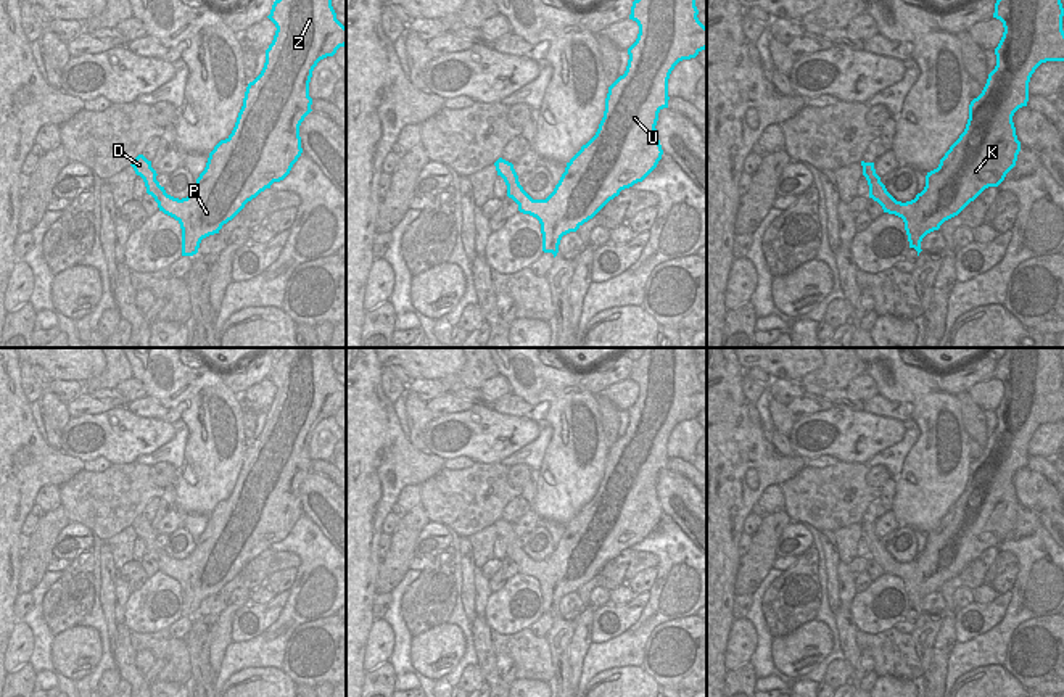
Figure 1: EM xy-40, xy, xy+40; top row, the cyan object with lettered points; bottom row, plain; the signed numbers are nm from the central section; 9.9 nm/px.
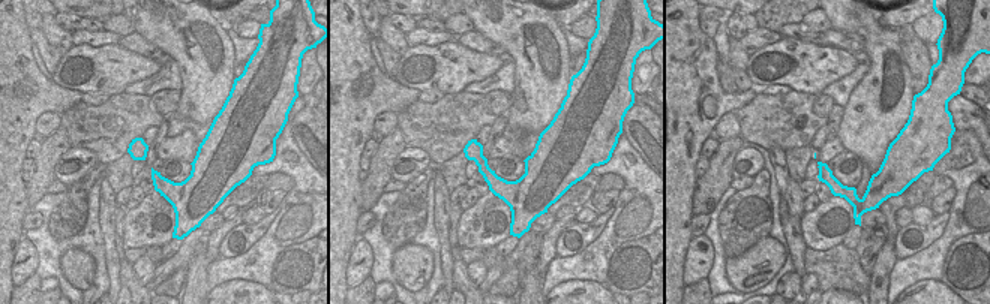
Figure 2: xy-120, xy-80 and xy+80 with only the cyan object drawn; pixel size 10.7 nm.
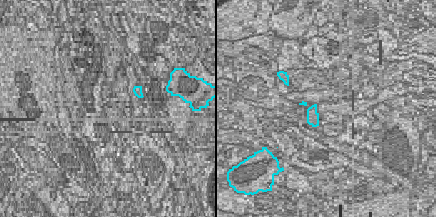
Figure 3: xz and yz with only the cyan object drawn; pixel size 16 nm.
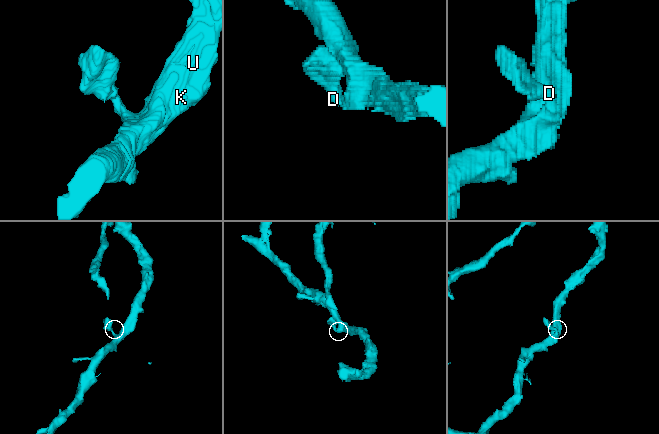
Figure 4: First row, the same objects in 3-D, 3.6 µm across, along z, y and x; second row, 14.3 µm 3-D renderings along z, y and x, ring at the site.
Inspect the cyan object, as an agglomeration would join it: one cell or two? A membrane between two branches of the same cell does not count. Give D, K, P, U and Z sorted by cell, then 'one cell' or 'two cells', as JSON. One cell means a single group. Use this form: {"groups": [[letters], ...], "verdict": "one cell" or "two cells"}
{"groups": [["D", "K", "P", "U", "Z"]], "verdict": "one cell"}

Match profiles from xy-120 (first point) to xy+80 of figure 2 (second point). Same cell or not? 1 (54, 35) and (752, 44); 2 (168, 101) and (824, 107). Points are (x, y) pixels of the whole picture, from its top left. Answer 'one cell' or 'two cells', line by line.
1: two cells
2: one cell

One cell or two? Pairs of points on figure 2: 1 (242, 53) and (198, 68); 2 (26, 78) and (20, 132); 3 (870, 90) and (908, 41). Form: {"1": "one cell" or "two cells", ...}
{"1": "two cells", "2": "one cell", "3": "two cells"}

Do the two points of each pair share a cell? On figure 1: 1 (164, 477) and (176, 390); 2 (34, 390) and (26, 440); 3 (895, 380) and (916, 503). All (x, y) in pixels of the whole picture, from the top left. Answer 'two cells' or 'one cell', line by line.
1: two cells
2: two cells
3: one cell

